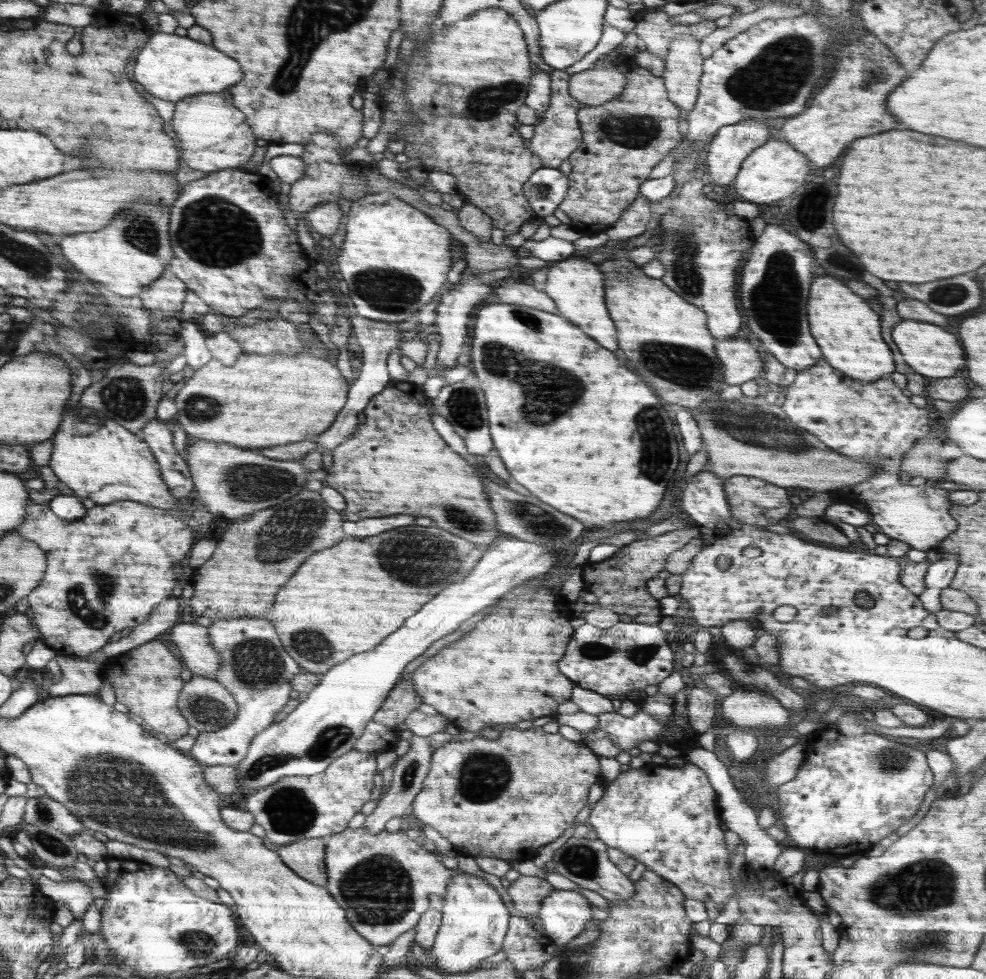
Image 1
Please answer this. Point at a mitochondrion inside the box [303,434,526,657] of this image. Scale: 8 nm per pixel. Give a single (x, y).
(399, 552)

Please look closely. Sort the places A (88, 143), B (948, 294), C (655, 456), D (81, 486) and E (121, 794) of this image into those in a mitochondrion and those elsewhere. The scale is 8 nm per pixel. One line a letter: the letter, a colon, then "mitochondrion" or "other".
A: mitochondrion
B: mitochondrion
C: mitochondrion
D: other
E: mitochondrion

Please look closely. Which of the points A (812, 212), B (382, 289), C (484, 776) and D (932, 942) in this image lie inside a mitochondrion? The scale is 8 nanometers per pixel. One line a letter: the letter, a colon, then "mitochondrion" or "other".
A: mitochondrion
B: mitochondrion
C: mitochondrion
D: mitochondrion

